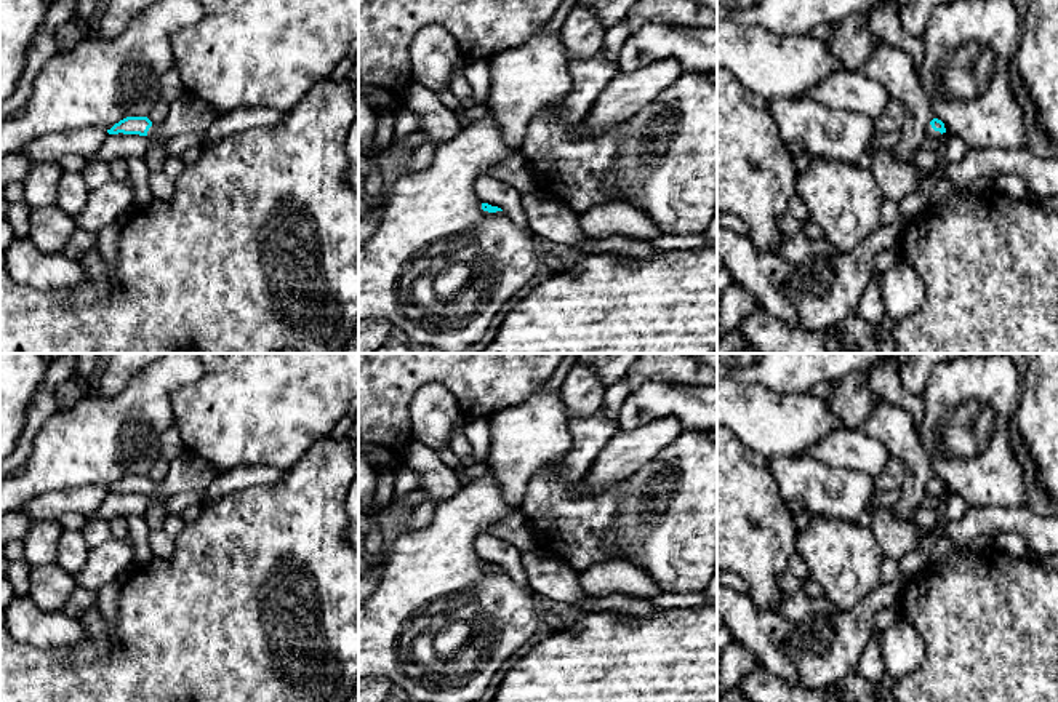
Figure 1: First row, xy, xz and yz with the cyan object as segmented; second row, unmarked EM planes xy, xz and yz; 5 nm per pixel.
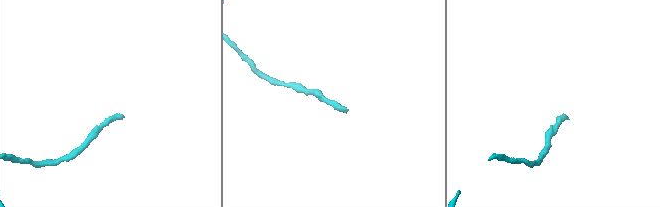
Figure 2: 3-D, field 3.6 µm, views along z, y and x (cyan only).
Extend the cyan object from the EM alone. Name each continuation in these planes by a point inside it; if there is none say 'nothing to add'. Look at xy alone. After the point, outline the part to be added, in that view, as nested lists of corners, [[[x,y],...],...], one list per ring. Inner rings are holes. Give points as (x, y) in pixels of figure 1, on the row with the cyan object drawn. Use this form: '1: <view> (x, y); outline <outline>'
1: xy (188, 114); outline [[[184,93],[168,104],[168,114],[160,123],[152,123],[147,138],[162,136],[166,139],[184,133],[203,133],[216,120],[216,112],[205,101]]]

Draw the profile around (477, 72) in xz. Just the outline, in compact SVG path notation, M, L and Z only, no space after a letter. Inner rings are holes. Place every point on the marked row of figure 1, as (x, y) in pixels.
M474 59L464 66L464 78L472 90L472 104L485 104L491 90L490 59Z

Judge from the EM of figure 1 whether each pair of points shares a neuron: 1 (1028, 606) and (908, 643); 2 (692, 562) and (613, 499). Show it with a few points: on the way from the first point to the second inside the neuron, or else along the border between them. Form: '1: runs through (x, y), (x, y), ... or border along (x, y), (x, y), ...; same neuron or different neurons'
1: border along (900, 619), (925, 648), (924, 661), (909, 674); different neurons
2: border along (625, 482), (618, 526), (602, 538); different neurons

